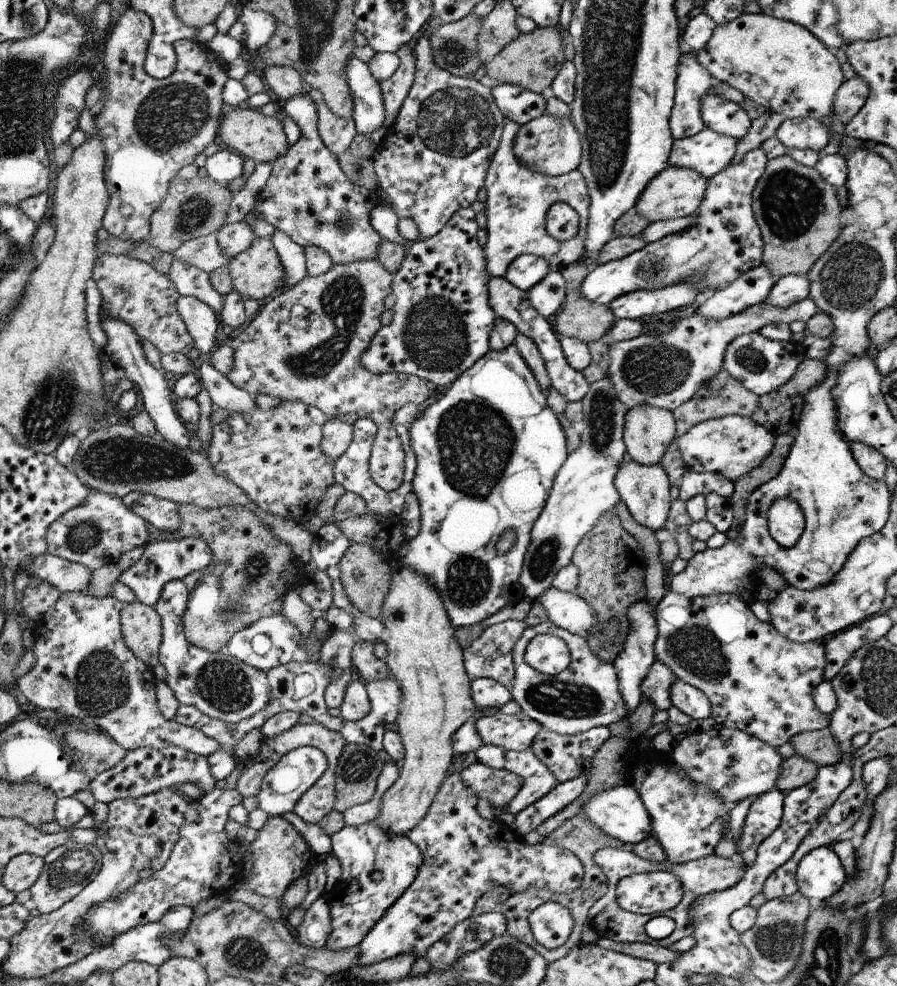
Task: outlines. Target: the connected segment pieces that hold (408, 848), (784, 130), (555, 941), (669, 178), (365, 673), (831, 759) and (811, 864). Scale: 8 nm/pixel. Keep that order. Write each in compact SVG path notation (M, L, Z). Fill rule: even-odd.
M374 821L342 827L331 836L331 843L333 854L341 862L341 877L324 895L331 916L327 947L339 951L363 942L371 928L412 884L423 856L406 835L389 833Z
M812 117L784 119L776 129L775 137L786 150L814 149L820 151L830 142L830 129Z
M546 901L528 916L534 943L555 949L562 946L572 932L574 920L568 907L556 901Z
M668 166L657 174L640 193L634 206L635 211L649 223L694 215L704 198L707 182L708 179L695 170Z
M357 639L351 652L356 670L368 683L386 679L390 674L390 668L385 660L374 655L374 645L372 641Z
M814 729L795 734L791 740L795 755L813 762L817 767L836 764L841 757L836 741L828 729Z
M818 847L806 854L798 864L796 880L799 891L812 903L838 892L847 879L843 864L832 847Z

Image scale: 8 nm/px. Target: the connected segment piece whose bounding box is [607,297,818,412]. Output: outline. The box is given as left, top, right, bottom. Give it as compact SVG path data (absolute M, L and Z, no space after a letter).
M810 297L788 308L760 303L724 320L705 319L698 314L672 323L673 329L661 336L640 335L629 341L609 346L610 366L607 375L612 379L617 395L627 412L638 405L652 405L669 411L690 400L700 385L716 376L723 367L726 347L743 334L759 332L768 323L794 320L807 322L818 308Z

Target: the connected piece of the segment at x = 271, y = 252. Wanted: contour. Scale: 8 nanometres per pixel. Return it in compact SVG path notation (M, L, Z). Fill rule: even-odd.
M256 237L250 247L229 260L227 267L233 290L245 299L270 296L285 276L278 250L268 237Z

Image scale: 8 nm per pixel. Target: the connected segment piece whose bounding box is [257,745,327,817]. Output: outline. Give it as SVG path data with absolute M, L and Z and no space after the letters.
M306 745L290 751L264 776L261 792L257 796L259 808L270 817L282 817L286 813L292 813L298 799L326 772L326 769L327 756L319 748Z

